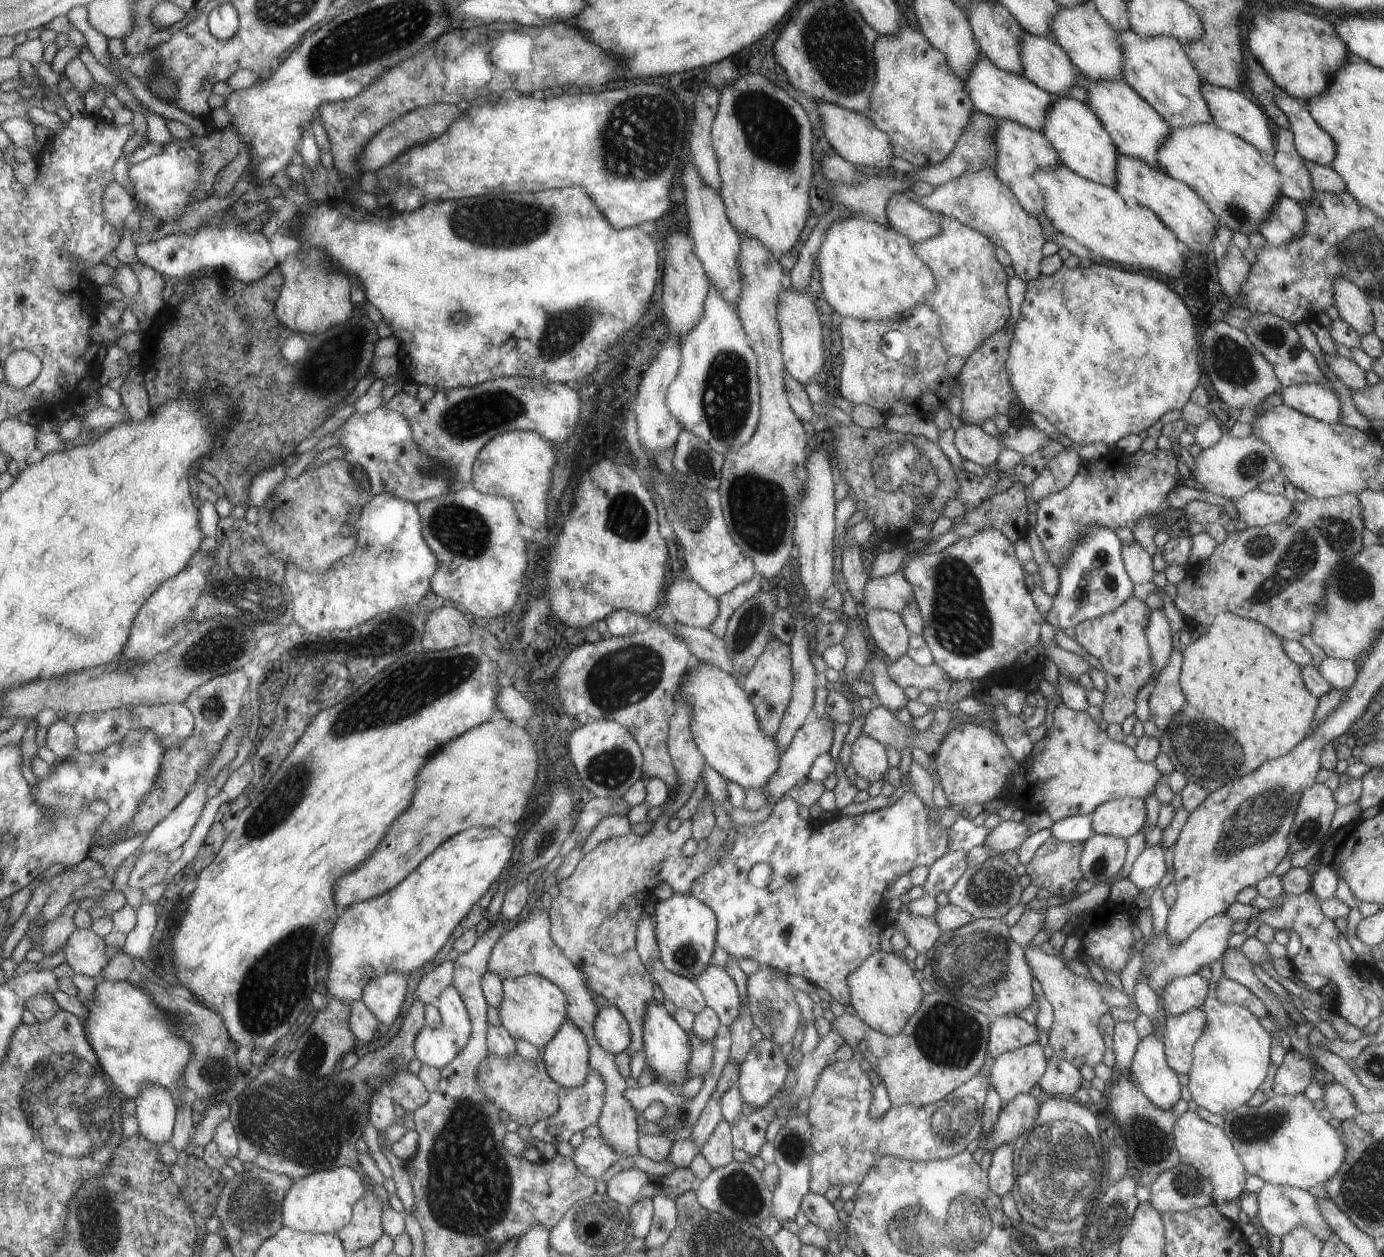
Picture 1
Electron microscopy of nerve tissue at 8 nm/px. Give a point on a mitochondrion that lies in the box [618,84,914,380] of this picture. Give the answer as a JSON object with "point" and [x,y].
{"point":[771,132]}

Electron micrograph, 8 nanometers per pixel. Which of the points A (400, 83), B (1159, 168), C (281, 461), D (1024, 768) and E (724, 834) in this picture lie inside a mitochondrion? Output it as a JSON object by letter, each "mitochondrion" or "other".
{"A":"mitochondrion","B":"other","C":"other","D":"other","E":"other"}

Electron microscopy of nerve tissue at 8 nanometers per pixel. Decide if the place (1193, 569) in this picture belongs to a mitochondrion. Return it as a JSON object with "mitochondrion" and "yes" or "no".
{"mitochondrion":"no"}

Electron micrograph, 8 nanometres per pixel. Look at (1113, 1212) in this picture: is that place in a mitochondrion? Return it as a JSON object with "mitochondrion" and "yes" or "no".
{"mitochondrion":"yes"}

